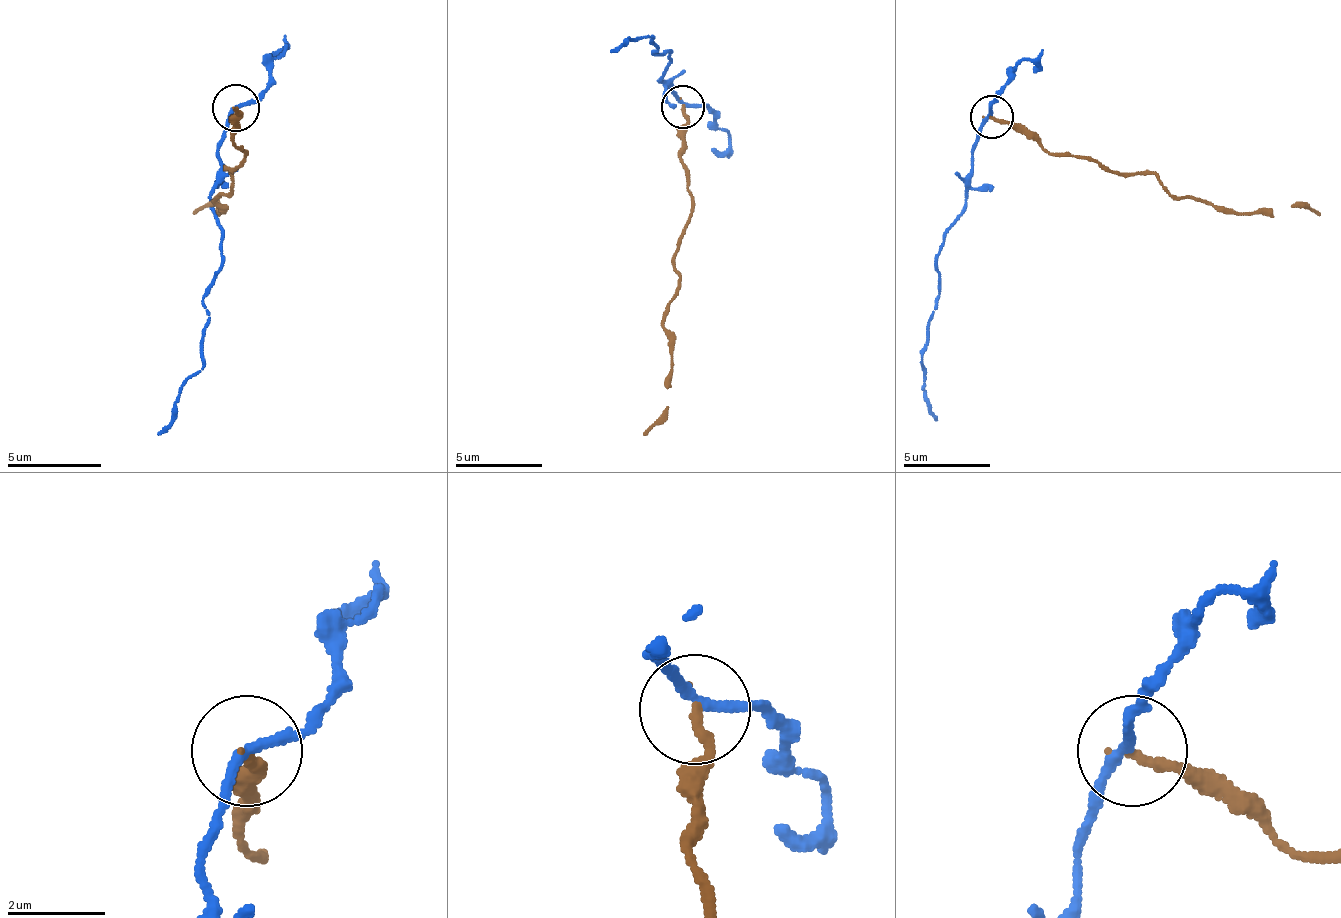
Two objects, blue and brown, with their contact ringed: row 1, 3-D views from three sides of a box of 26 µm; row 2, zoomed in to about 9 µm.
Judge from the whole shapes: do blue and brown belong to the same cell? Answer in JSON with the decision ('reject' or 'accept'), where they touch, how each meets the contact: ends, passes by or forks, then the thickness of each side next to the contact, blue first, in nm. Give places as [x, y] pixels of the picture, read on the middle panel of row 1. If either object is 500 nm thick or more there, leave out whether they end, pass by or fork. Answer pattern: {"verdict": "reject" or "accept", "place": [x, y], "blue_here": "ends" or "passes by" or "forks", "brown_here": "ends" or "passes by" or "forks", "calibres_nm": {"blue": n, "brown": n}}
{"verdict": "reject", "place": [682, 107], "blue_here": "passes by", "brown_here": "ends", "calibres_nm": {"blue": 200, "brown": 200}}

